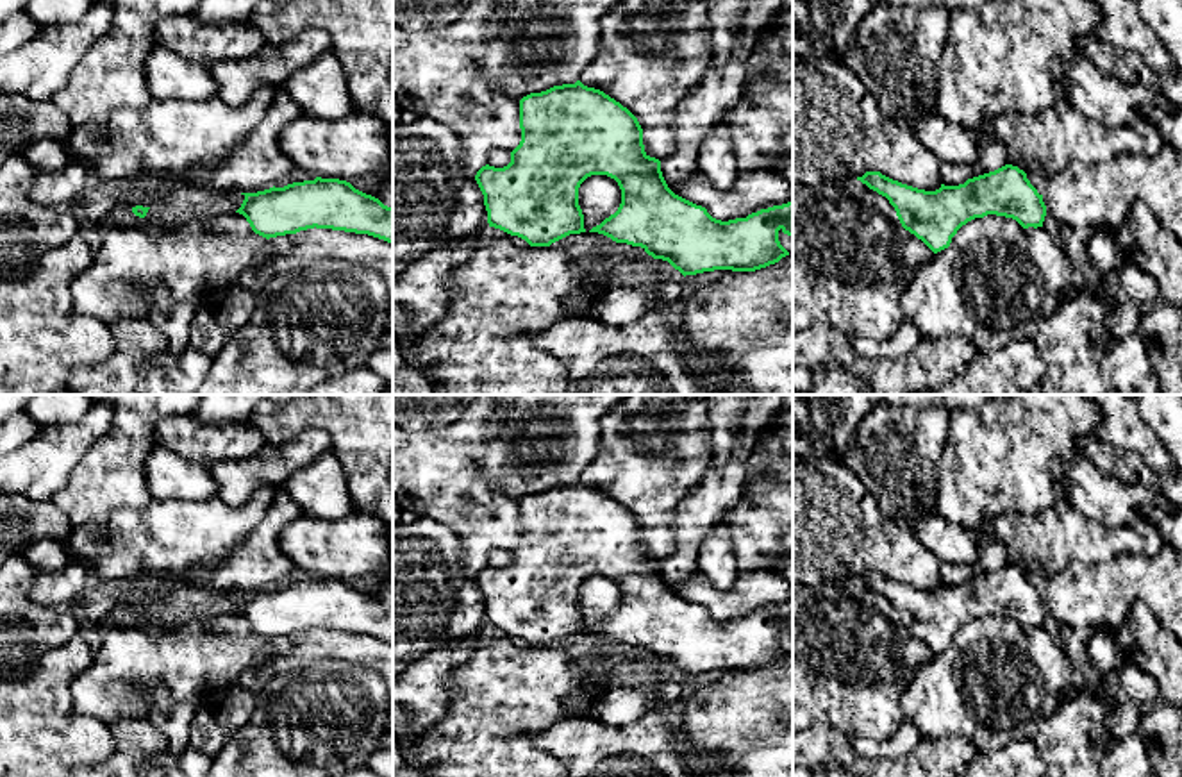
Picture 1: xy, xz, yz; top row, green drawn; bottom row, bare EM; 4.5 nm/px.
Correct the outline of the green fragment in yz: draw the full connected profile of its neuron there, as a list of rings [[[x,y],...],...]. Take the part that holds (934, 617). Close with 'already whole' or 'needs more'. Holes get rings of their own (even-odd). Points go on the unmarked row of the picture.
[[[1012,564],[959,586],[941,584],[936,591],[902,584],[880,572],[866,572],[857,581],[886,597],[902,627],[934,654],[948,648],[957,631],[975,618],[996,614],[1016,620],[1023,629],[1037,629],[1046,616],[1043,595],[1030,584],[1027,573]]]; already whole

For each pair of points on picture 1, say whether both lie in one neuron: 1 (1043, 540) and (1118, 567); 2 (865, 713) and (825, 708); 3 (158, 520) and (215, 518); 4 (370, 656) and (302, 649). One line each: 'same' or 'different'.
1: different
2: same
3: same
4: same

